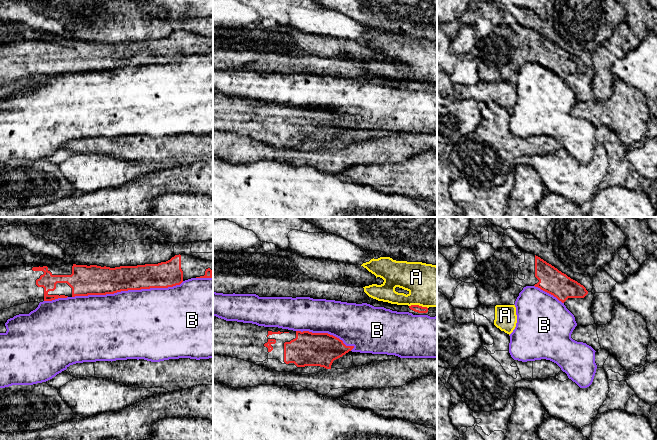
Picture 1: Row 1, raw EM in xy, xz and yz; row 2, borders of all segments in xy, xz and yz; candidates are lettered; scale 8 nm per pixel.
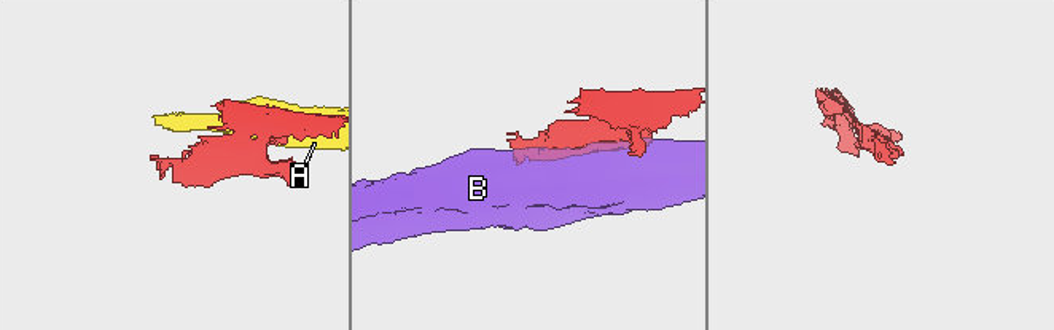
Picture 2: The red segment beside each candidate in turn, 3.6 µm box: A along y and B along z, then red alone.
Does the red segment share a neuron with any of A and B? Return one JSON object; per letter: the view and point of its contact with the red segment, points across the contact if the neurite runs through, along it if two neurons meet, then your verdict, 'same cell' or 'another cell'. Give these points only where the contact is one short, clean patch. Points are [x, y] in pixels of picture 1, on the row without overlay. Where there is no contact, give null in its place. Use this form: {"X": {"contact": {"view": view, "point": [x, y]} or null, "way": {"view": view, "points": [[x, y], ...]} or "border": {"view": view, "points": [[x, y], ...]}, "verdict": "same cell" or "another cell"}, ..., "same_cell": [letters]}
{"A": {"contact": {"view": "xz", "point": [418, 81]}, "border": {"view": "xz", "points": [[409, 81], [421, 81], [427, 84]]}, "verdict": "another cell"}, "B": {"contact": {"view": "xy", "point": [127, 66]}, "verdict": "another cell"}, "same_cell": []}

